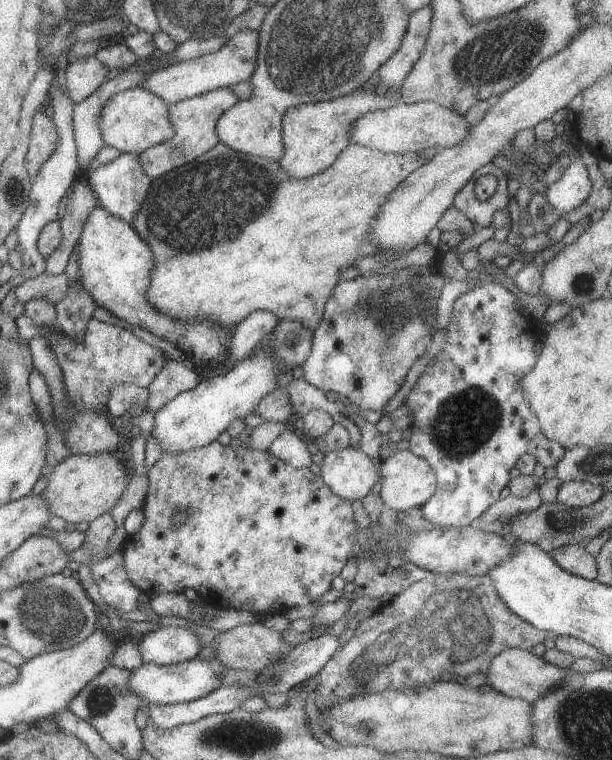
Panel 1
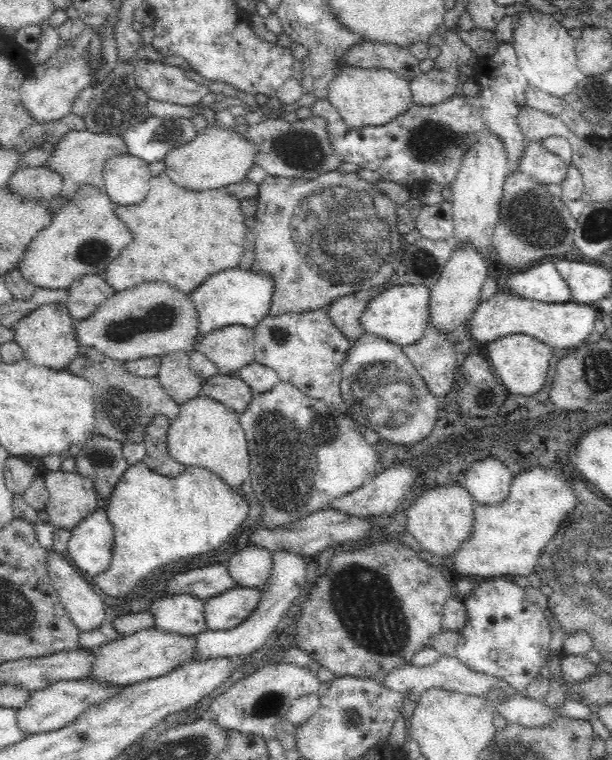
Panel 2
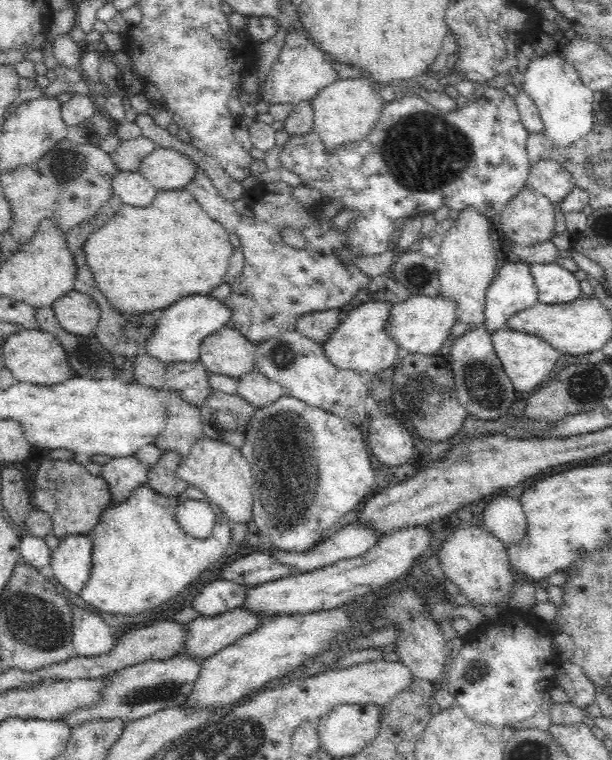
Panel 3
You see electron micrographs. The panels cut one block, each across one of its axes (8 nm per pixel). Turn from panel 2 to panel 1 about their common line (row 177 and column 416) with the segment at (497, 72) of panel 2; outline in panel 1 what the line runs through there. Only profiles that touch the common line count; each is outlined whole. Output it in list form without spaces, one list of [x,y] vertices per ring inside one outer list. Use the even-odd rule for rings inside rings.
[[[488,282],[482,283],[481,285],[478,284],[478,286],[470,290],[470,292],[458,296],[458,299],[454,302],[452,317],[445,329],[446,343],[442,346],[442,350],[438,352],[438,356],[435,356],[436,362],[416,380],[414,387],[408,392],[403,404],[406,404],[406,406],[410,408],[410,412],[412,412],[414,416],[411,426],[413,433],[409,440],[409,450],[415,453],[416,456],[424,458],[424,460],[430,464],[438,480],[434,496],[421,506],[422,514],[424,514],[424,518],[426,518],[430,524],[434,524],[434,527],[460,528],[472,525],[478,516],[485,510],[488,510],[495,502],[502,499],[502,494],[500,494],[500,492],[502,492],[504,486],[509,484],[510,476],[508,474],[510,474],[510,470],[517,464],[517,460],[522,454],[531,454],[536,457],[545,468],[552,468],[557,466],[559,458],[562,458],[562,454],[566,452],[566,449],[561,444],[558,444],[558,442],[552,441],[542,434],[539,420],[536,418],[536,414],[532,412],[528,400],[524,398],[524,392],[522,392],[522,377],[526,376],[531,370],[534,370],[534,366],[536,366],[536,362],[538,362],[538,354],[536,354],[534,347],[536,342],[542,340],[543,329],[539,321],[534,320],[520,309],[517,297],[514,296],[510,290],[506,289],[502,283]]]

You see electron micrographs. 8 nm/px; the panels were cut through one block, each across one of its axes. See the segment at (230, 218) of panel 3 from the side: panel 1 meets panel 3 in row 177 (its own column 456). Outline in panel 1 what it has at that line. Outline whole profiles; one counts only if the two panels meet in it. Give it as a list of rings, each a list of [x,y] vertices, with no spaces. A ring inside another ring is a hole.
[[[488,163],[478,168],[472,178],[464,186],[462,190],[458,190],[458,194],[454,196],[452,206],[458,208],[462,214],[465,214],[473,224],[481,229],[484,226],[491,226],[492,218],[498,210],[504,210],[509,203],[508,193],[508,179],[509,174],[502,170],[500,167],[494,165],[494,163]],[[482,175],[494,175],[498,179],[498,190],[494,192],[494,196],[486,202],[480,202],[476,198],[475,182]]]

